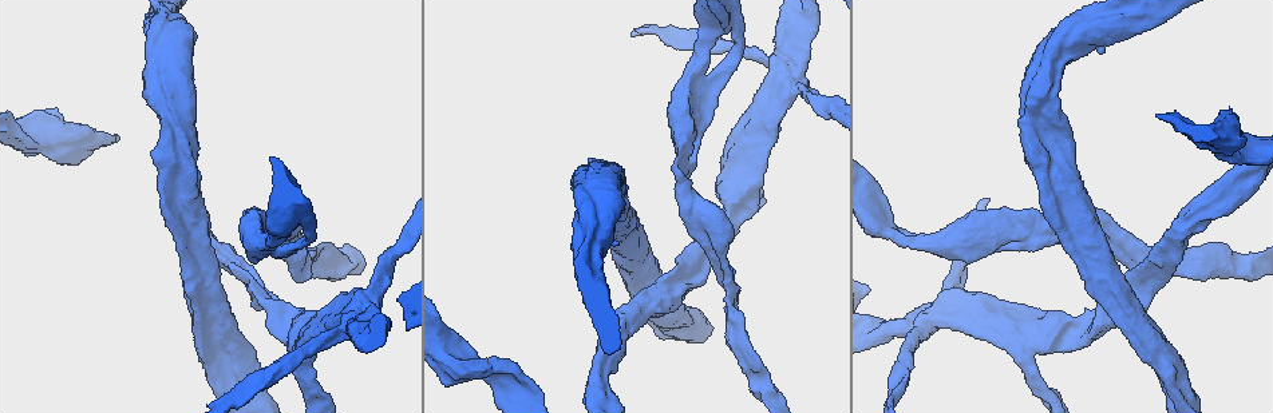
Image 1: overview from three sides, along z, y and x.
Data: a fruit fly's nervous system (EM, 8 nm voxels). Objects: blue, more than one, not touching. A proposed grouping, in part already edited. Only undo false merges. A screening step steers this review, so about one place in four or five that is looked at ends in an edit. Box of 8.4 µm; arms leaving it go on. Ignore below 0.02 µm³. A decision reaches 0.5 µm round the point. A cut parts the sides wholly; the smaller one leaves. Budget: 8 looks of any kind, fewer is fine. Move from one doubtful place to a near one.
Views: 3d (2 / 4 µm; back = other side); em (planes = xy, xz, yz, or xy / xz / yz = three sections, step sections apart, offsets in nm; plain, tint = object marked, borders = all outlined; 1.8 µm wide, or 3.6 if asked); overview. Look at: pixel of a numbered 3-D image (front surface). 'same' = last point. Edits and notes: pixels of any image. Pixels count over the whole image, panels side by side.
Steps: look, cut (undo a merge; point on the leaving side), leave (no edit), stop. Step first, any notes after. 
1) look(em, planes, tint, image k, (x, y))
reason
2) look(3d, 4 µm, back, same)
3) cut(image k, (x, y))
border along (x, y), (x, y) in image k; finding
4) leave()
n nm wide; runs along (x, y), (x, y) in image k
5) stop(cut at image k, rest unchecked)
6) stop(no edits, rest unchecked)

look(3d, 4 µm, image 1, (181, 127))

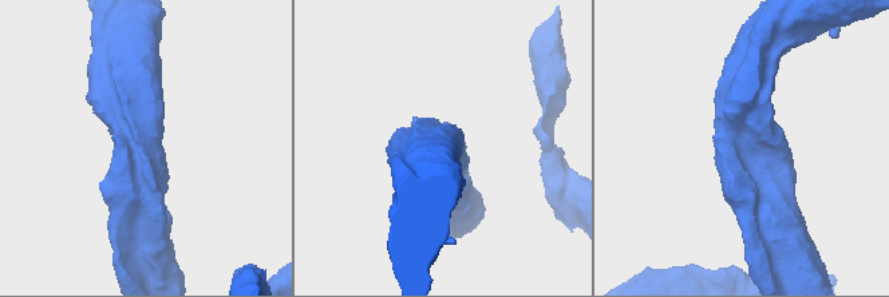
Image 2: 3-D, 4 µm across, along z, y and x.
look(em, 3.6 µm, yz, step 16, tint, image 2, (145, 150))

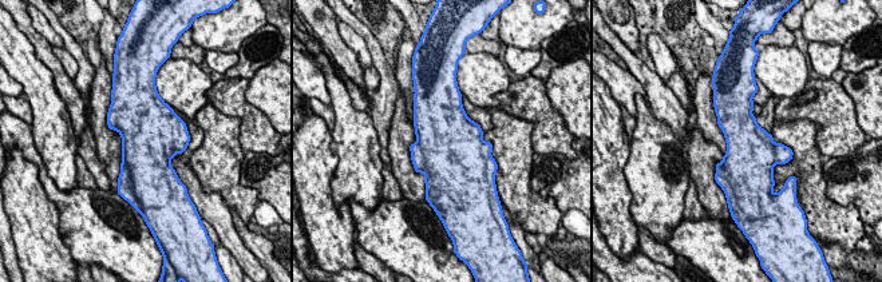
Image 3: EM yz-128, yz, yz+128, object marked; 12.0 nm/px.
look(em, 3.6 µm, planes, tint, same)
another direction

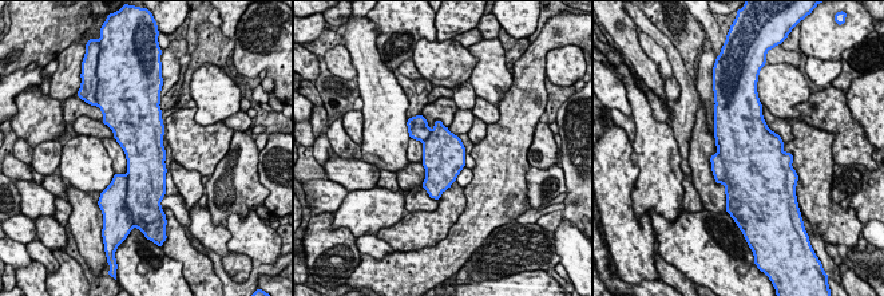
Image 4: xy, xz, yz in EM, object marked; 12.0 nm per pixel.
leave()
all the same neuron

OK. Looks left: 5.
look(em, 3.6 µm, xy, step 4, tint, image 1, (464, 365))
calibre changes

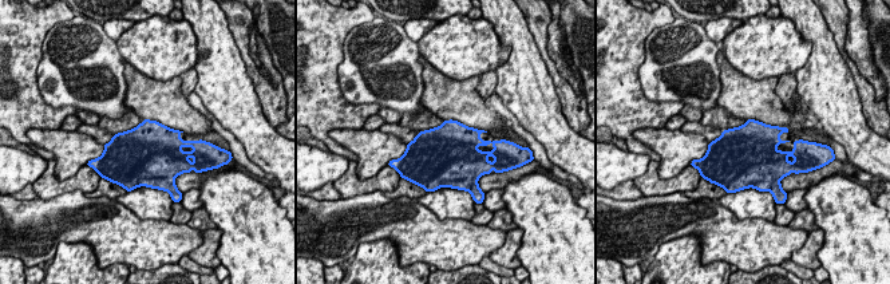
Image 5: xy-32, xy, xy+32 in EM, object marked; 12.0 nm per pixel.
look(em, 3.6 µm, planes, tint, same)

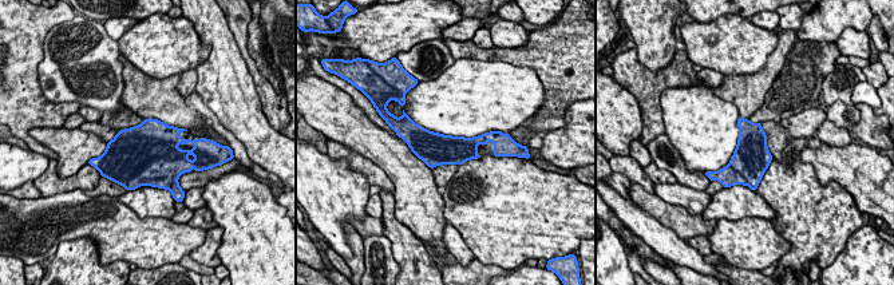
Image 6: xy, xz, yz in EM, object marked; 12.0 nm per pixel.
leave()
continuous, no second neuron

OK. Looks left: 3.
look(em, planes, tint, image 1, (278, 317))
three-way junction

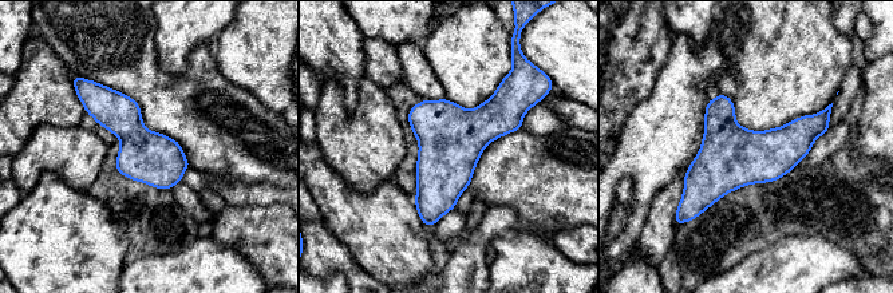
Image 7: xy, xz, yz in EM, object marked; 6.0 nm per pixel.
leave()
all the same neuron

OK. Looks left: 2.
stop(no edits, rest unchecked)

